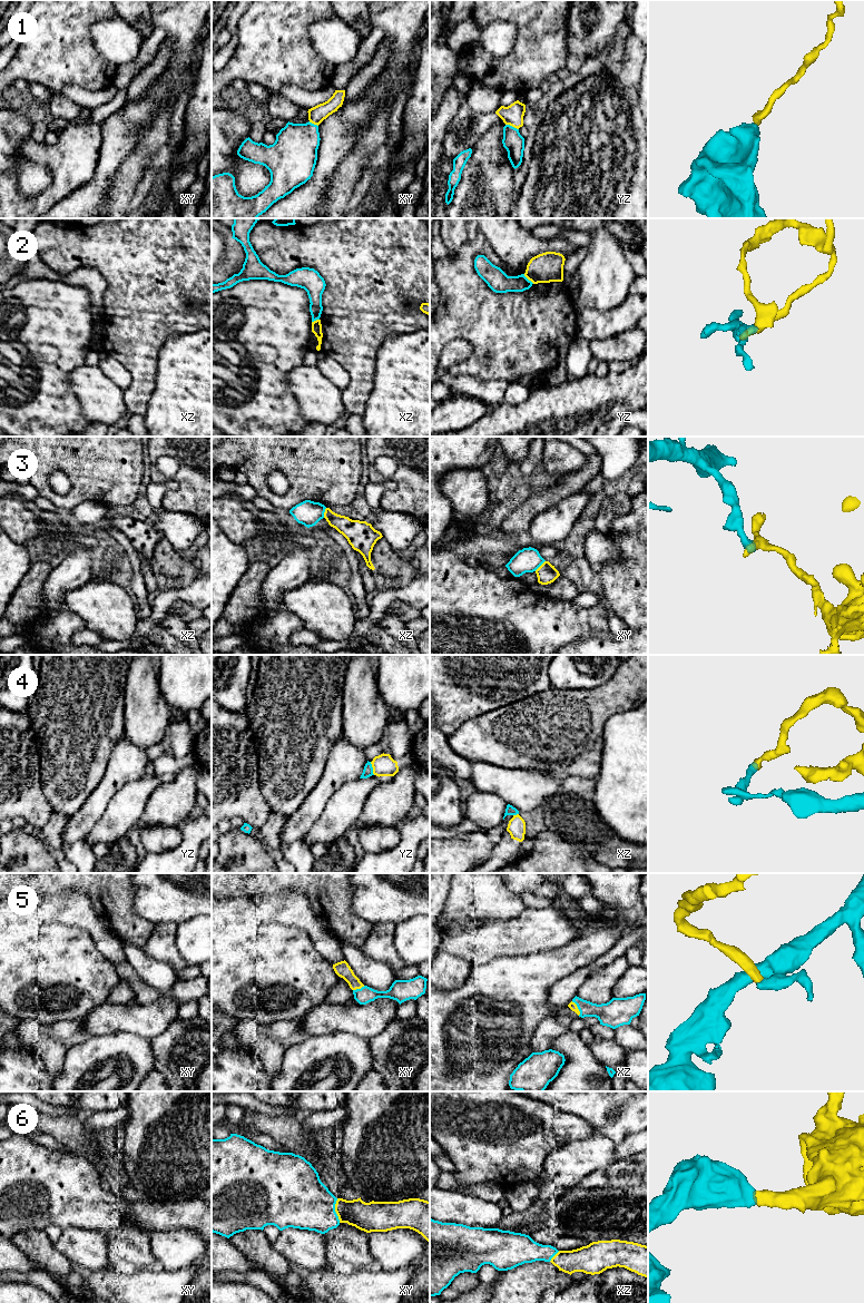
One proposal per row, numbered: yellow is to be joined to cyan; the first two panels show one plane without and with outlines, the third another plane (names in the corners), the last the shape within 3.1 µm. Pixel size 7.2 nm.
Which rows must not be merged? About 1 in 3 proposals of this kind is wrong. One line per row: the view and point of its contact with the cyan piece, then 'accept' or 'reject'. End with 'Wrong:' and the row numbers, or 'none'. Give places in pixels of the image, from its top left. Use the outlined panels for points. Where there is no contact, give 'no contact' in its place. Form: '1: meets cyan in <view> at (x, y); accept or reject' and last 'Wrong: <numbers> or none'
1: meets cyan in yz at (512, 127); reject
2: meets cyan in yz at (528, 280); reject
3: meets cyan in xy at (539, 566); reject
4: meets cyan in yz at (372, 768); reject
5: meets cyan in xz at (578, 1008); accept
6: meets cyan in xy at (334, 1211); accept
Wrong: 1, 2, 3, 4

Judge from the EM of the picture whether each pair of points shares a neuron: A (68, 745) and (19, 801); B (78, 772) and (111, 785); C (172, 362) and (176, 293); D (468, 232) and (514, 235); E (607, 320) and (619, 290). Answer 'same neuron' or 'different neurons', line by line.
A: different neurons
B: different neurons
C: different neurons
D: different neurons
E: different neurons

